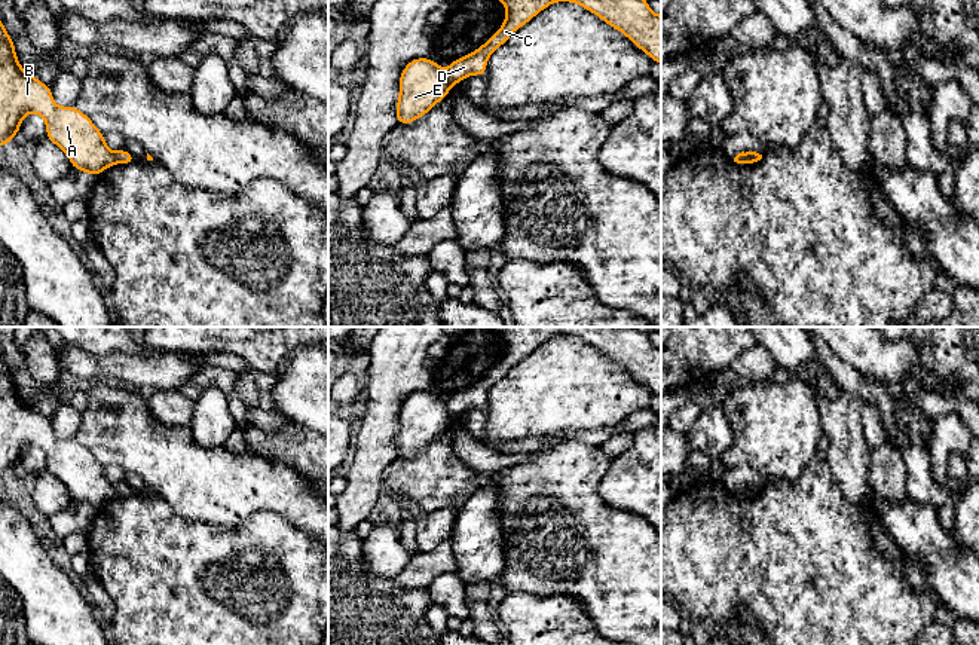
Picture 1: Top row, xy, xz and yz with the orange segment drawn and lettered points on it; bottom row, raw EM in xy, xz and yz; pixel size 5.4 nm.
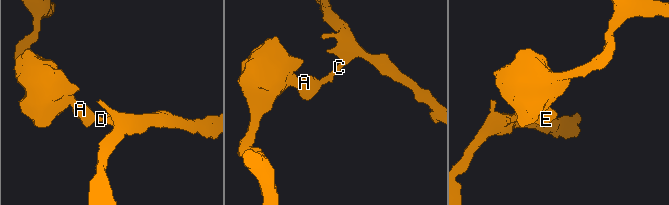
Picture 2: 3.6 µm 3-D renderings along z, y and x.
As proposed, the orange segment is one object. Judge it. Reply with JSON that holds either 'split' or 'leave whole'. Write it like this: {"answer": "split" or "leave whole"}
{"answer": "split"}

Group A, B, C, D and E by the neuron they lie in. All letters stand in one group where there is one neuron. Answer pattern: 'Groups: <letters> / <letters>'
Groups: A B E / C D

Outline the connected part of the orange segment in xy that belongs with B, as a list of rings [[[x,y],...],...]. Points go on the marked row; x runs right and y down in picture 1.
[[[0,19],[0,147],[13,140],[28,113],[46,120],[46,138],[67,155],[74,169],[98,177],[116,163],[94,122],[76,106],[58,107],[51,86],[21,67]]]

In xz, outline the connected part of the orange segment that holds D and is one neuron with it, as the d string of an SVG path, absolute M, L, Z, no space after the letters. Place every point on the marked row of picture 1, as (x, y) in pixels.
M501 0L507 16L490 39L466 56L453 59L446 70L452 85L469 74L486 76L489 56L501 48L514 31L527 24L541 10L556 1L569 1L597 15L608 25L621 31L640 48L654 62L661 64L661 15L655 15L648 0Z

